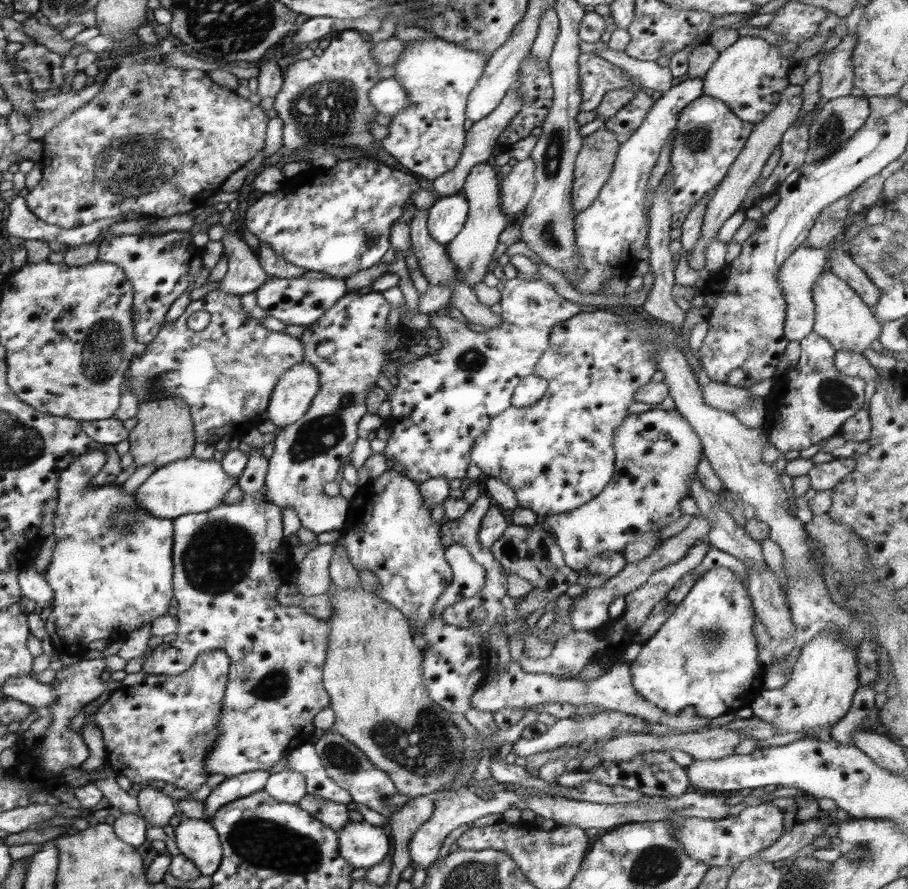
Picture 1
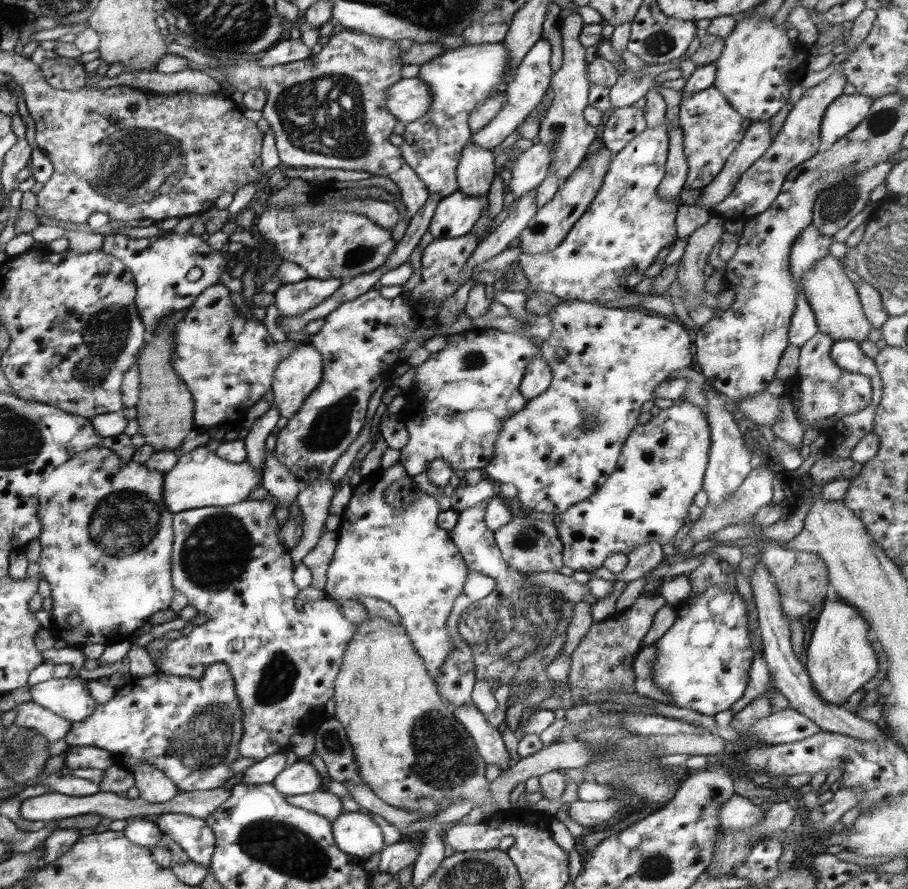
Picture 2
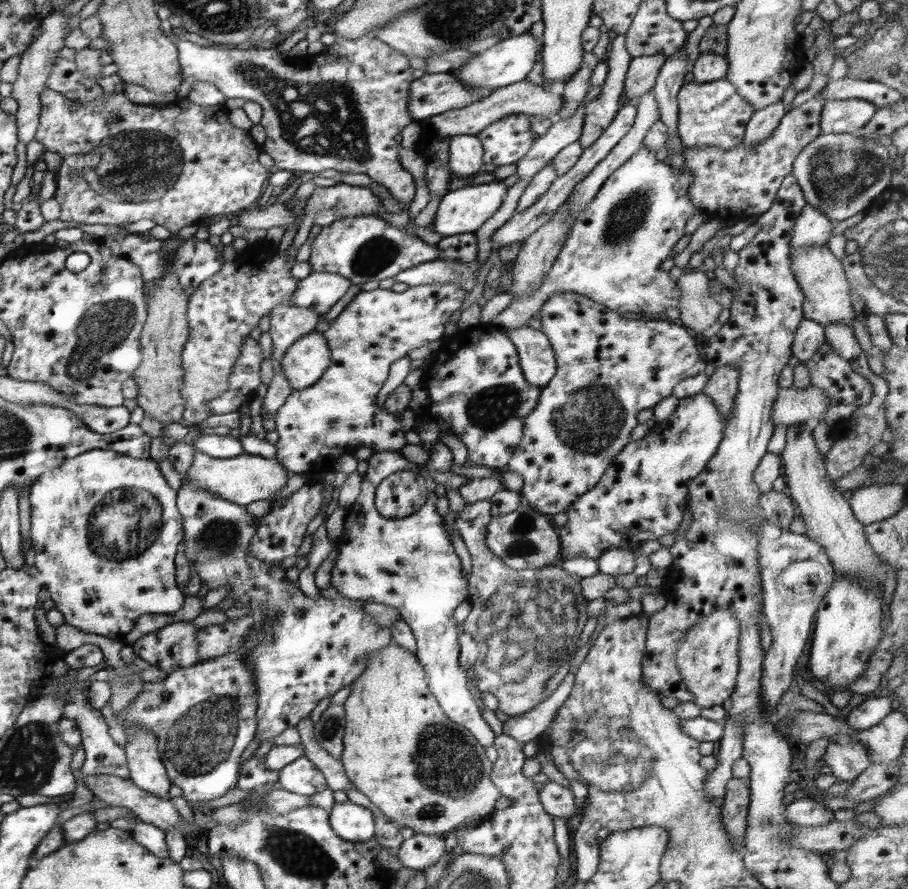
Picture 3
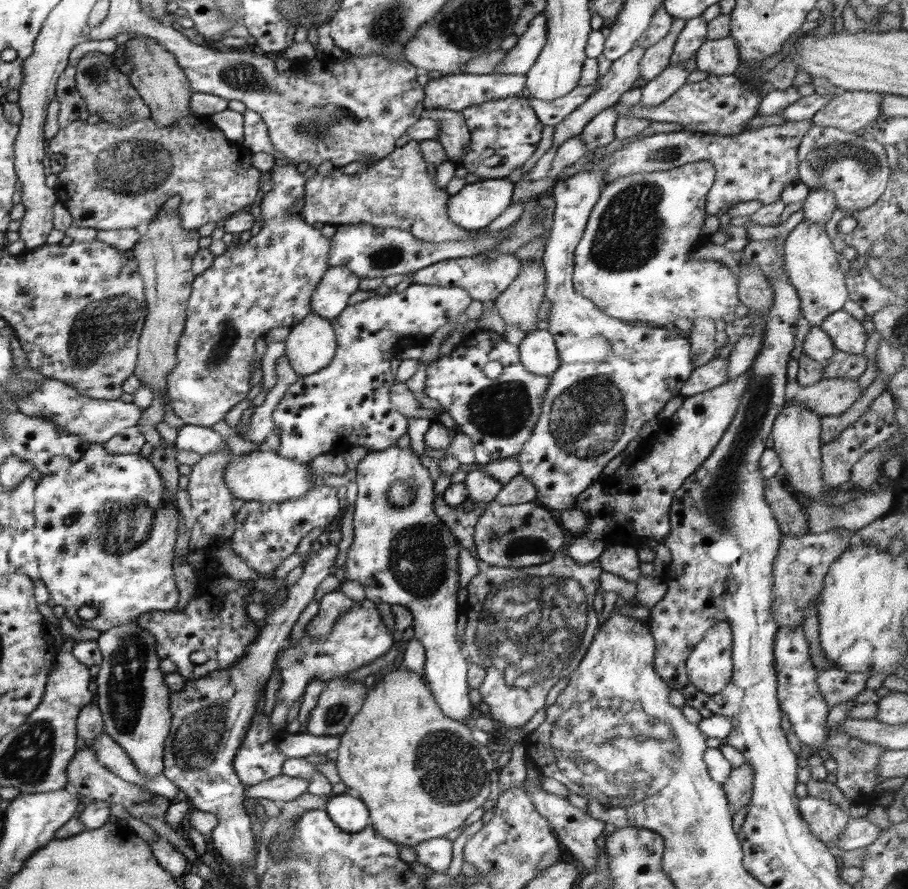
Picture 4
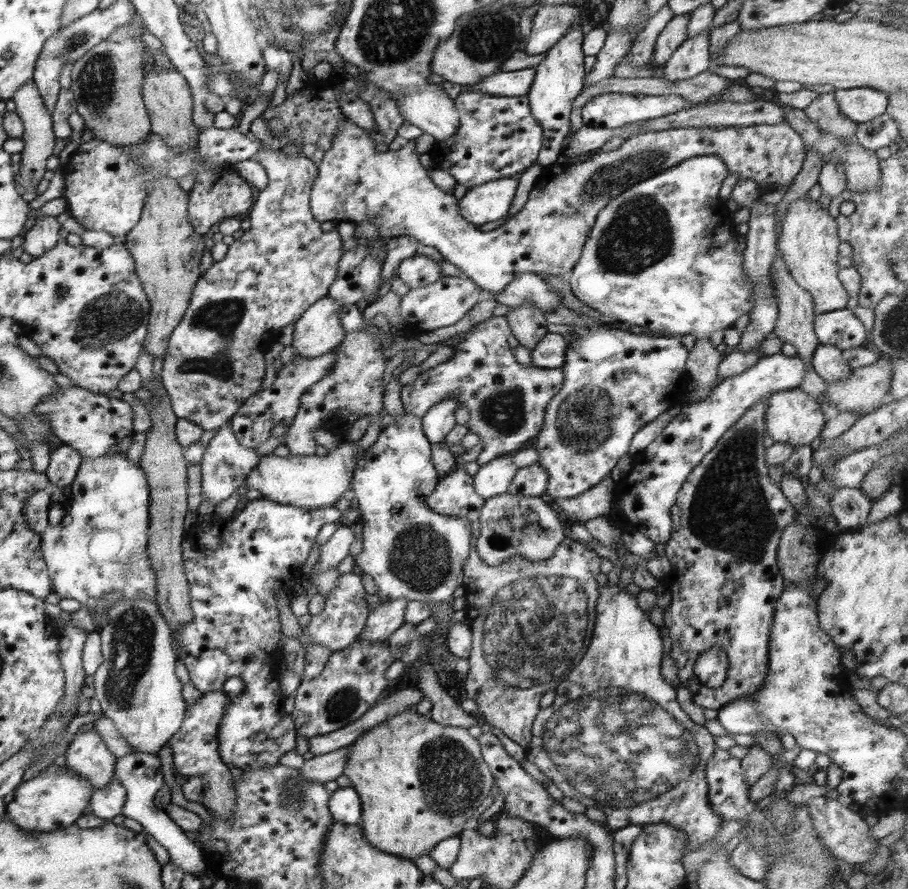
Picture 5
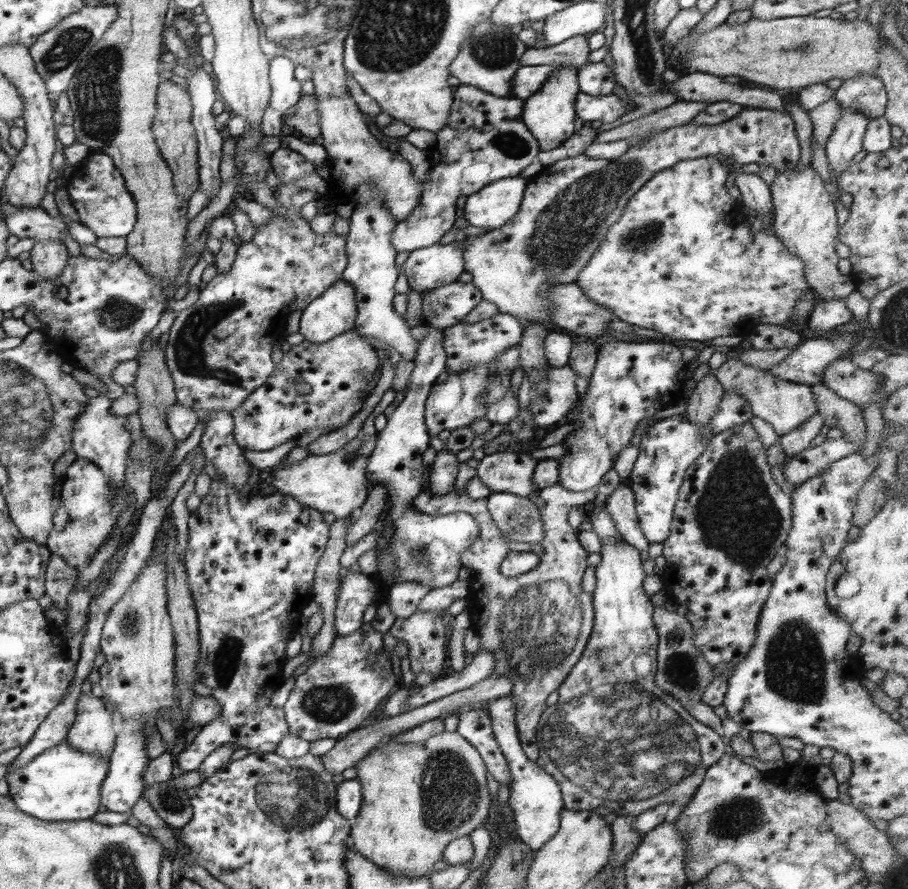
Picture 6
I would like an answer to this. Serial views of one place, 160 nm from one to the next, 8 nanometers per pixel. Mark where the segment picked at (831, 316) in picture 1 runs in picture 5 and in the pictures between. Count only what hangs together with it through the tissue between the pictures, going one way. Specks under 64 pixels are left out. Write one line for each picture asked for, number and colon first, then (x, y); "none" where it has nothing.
2: (834, 299)
3: (820, 274)
4: (810, 261)
5: (808, 243)

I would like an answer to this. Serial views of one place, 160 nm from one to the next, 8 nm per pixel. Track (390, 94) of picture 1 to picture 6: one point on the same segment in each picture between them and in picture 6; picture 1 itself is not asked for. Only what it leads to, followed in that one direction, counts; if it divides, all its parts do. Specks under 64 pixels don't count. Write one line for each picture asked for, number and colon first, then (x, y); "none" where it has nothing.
2: (409, 99)
3: (433, 94)
4: (453, 92)
5: (517, 83)
6: (528, 80)

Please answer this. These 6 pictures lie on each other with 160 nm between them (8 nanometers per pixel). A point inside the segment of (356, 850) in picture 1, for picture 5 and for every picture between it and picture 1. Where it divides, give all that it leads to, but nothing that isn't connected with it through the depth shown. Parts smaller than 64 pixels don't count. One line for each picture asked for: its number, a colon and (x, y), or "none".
2: (356, 833)
3: (352, 822)
4: (348, 812)
5: (345, 805)

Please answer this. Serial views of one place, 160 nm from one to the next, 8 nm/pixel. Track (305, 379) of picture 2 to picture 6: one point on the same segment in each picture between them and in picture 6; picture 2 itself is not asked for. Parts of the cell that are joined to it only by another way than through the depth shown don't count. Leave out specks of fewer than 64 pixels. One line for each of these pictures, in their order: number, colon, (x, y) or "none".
3: (304, 363)
4: (311, 345)
5: (319, 330)
6: (334, 311)

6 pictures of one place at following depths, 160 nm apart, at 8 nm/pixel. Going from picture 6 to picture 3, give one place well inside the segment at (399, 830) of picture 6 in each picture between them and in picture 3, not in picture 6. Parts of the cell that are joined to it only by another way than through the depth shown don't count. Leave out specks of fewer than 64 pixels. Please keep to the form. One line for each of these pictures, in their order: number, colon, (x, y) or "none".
3: (424, 772)
4: (421, 774)
5: (418, 781)

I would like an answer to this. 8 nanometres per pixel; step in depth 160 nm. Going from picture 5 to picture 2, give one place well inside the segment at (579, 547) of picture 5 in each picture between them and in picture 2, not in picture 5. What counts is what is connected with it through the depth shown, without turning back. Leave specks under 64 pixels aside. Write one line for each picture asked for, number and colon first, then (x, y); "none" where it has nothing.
2: (516, 631)
3: (523, 625)
4: (529, 627)

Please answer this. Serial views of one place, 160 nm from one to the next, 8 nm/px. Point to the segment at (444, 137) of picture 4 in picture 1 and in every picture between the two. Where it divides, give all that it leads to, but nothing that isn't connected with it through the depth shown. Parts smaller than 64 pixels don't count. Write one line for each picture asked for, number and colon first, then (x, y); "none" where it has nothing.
1: (472, 248)
2: (475, 171)
3: (466, 152)

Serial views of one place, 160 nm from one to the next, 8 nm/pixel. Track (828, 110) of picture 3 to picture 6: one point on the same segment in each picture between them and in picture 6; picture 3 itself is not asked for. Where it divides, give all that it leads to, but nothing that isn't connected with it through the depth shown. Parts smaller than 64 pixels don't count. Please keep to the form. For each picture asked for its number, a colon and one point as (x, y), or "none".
4: (851, 110)
5: (858, 104)
6: (866, 93)

